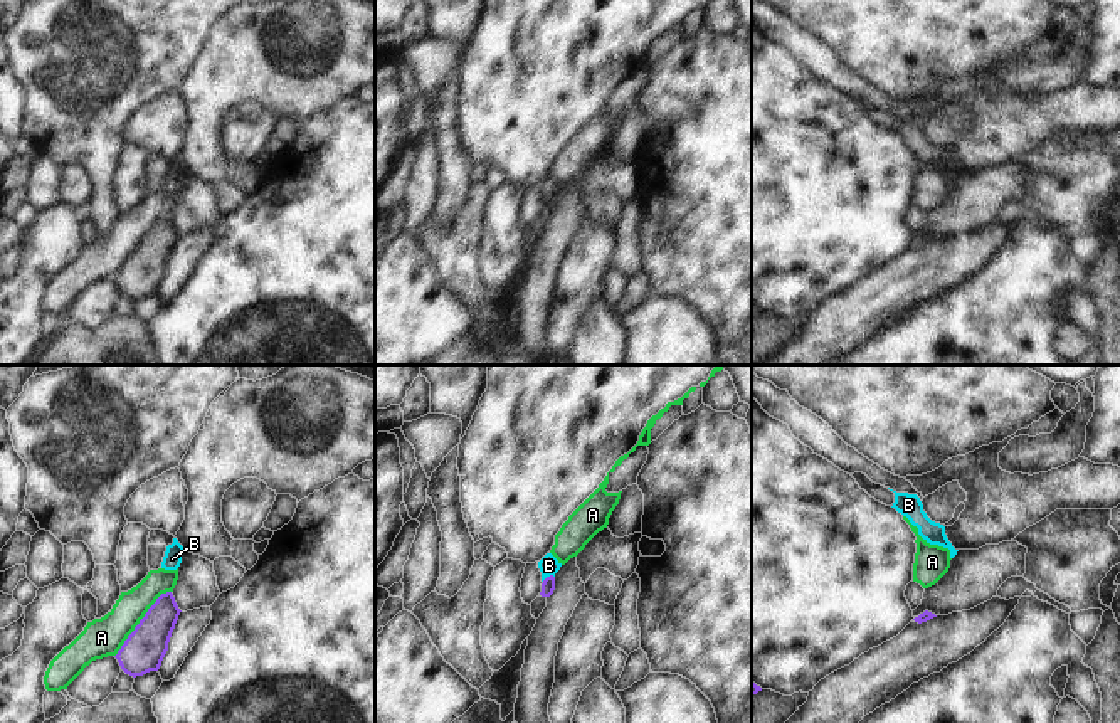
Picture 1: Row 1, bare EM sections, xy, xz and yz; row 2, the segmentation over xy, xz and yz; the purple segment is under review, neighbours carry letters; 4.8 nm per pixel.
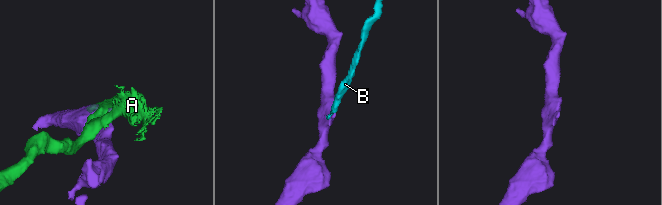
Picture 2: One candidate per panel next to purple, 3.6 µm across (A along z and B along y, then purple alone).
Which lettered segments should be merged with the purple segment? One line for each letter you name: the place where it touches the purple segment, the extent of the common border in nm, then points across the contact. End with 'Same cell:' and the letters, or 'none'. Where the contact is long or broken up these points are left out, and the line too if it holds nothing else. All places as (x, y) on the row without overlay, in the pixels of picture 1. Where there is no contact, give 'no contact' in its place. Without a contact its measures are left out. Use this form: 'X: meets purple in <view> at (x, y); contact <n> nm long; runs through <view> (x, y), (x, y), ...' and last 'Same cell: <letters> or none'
B: meets purple in xz at (547, 200); contact 70 nm long; runs through xz (549, 207), (547, 200), (549, 189)
Same cell: B

